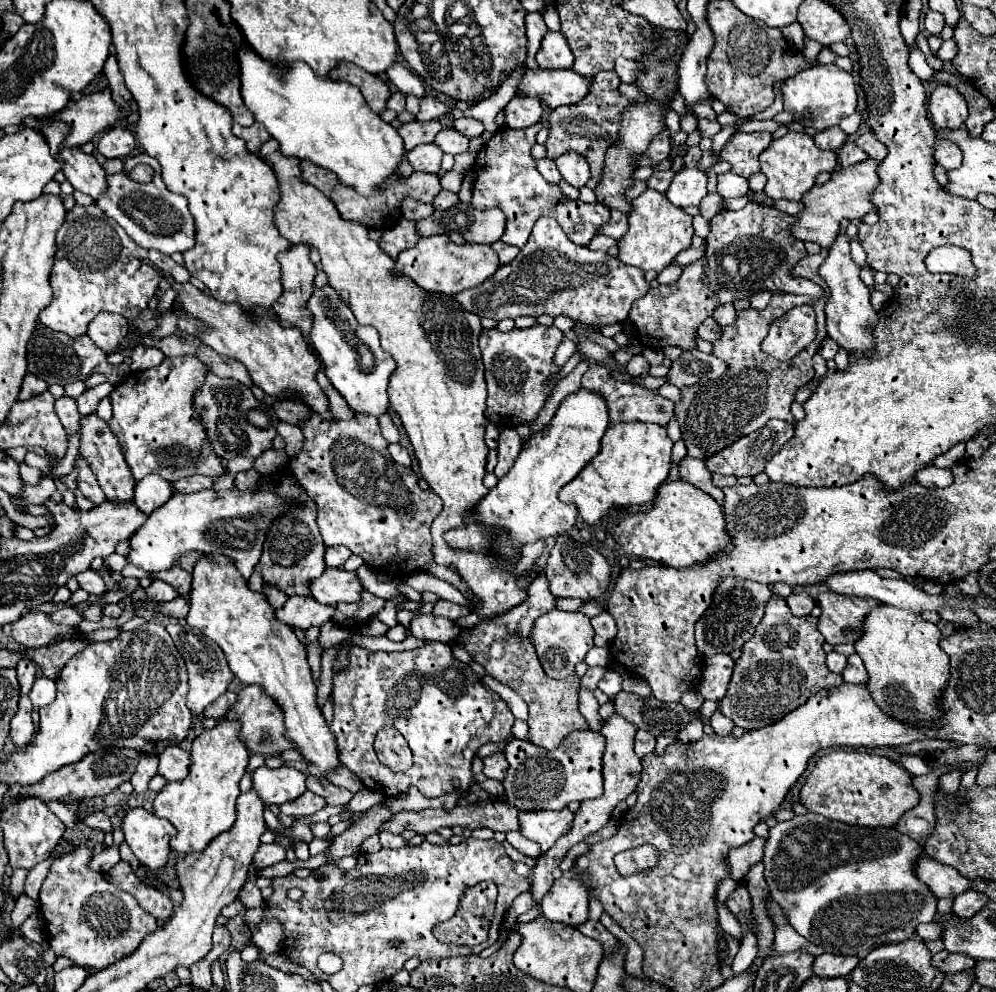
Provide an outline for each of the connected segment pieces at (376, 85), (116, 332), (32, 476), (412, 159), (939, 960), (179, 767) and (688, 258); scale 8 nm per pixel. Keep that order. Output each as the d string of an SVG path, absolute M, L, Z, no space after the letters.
M362 70L362 94L364 94L364 100L366 104L372 108L372 112L380 114L382 110L386 110L386 100L390 96L390 90L386 86L386 82L382 82L378 76L372 76L368 72Z
M100 312L88 326L88 336L94 340L94 344L98 344L98 348L102 348L106 354L112 354L114 348L118 348L118 344L122 340L126 340L128 334L128 320L120 314L112 314L112 312Z
M22 462L22 464L20 464L20 476L22 476L24 484L36 486L36 484L40 482L40 478L42 478L42 472L40 472L38 468L30 468L30 466L26 466L26 464Z
M424 144L410 150L406 156L416 172L440 172L440 160L444 154L436 144Z
M942 950L932 956L932 966L936 966L938 970L942 970L946 974L954 974L954 972L970 970L974 966L974 960L966 954L954 954L954 952Z
M170 746L166 748L166 752L162 752L160 764L158 764L158 774L164 776L166 780L182 780L188 774L188 766L190 766L190 754L178 746Z
M695 235L692 239L691 247L681 251L673 260L674 264L681 267L694 263L702 258L706 251L705 240Z

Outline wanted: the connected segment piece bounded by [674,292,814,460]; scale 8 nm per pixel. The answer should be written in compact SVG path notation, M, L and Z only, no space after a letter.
M778 292L772 296L770 304L764 310L738 310L736 322L730 326L722 326L720 338L712 344L712 354L724 360L728 364L728 370L722 374L722 378L680 388L680 402L674 404L674 416L680 424L688 456L708 460L722 448L734 444L738 438L756 432L772 418L780 418L796 426L790 404L796 390L814 378L812 358L796 356L788 362L770 360L770 356L762 354L760 342L766 338L770 324L784 312L788 312L788 308L808 302L808 296Z

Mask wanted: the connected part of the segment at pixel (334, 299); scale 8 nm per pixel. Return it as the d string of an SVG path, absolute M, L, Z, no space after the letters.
M314 288L314 294L308 302L308 308L314 314L314 326L310 340L326 366L326 376L334 388L344 396L348 406L360 414L382 416L388 410L388 382L394 372L394 360L380 346L378 332L374 328L360 326L350 308L340 302L338 294L330 288Z

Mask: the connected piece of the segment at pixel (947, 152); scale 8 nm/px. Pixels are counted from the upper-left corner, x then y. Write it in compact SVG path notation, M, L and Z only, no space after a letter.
M944 138L936 140L934 158L944 170L952 170L952 168L960 168L962 166L962 150L954 142L944 140Z

